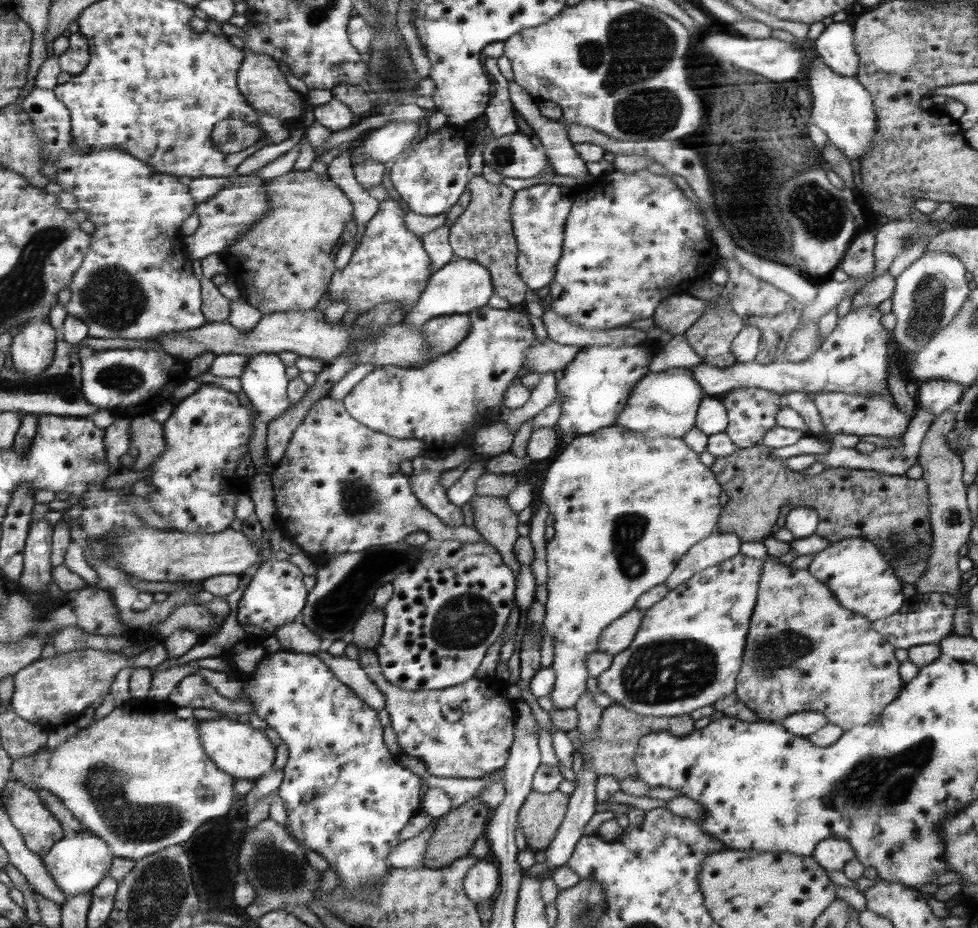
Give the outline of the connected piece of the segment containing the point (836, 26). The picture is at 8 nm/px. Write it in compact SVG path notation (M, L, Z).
M833 21L814 40L815 52L833 73L855 78L859 57L854 49L852 27Z

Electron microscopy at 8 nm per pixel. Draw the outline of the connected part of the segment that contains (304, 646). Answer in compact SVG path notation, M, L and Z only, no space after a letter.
M298 619L278 626L278 629L273 631L272 635L275 636L275 640L283 651L314 655L321 649L321 638L305 628Z

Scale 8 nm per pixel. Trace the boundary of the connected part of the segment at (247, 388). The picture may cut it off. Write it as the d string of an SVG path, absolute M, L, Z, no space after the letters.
M259 353L244 362L238 376L250 406L266 422L285 414L290 403L286 398L285 365L273 353Z

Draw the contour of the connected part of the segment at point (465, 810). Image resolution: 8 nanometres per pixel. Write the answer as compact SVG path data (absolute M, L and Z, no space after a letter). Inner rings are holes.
M479 799L468 800L457 809L447 812L443 819L437 823L437 827L428 840L422 866L430 869L447 867L454 860L469 854L475 840L479 836L484 836L487 818L489 818L489 808L485 804L481 804Z

